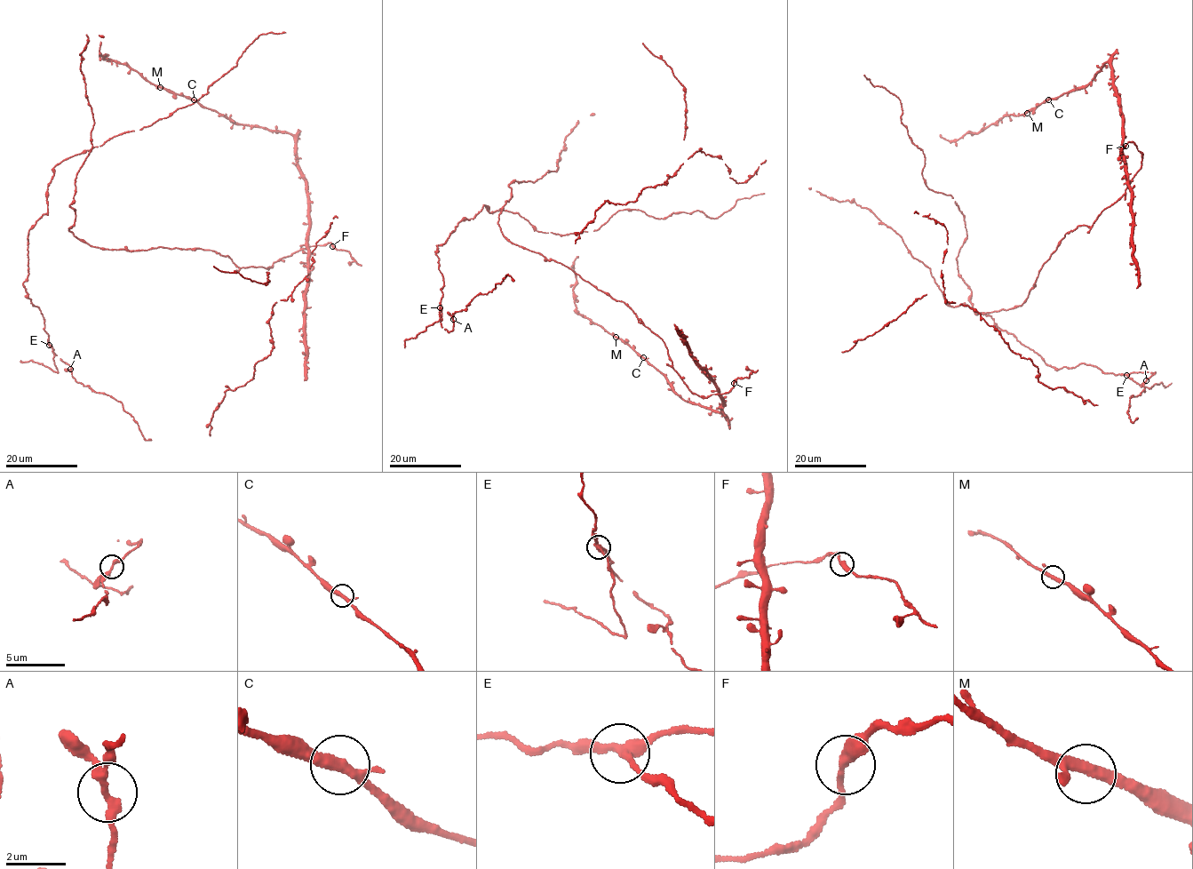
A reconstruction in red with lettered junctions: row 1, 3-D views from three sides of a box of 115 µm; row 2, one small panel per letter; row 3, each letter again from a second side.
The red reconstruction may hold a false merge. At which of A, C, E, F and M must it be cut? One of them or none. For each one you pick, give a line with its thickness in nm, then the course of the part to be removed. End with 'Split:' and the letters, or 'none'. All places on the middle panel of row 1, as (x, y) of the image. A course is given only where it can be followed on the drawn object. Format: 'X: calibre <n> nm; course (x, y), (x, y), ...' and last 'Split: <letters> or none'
E: calibre 300 nm; course (440, 307), (439, 320), (418, 332), (415, 338), (405, 339), (405, 348)
Split: E

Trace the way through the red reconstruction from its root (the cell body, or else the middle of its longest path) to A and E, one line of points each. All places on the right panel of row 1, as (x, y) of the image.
A: (1001, 329), (1010, 332), (1046, 364), (1057, 369), (1076, 367), (1084, 362), (1115, 374), (1154, 372), (1146, 380)
E: (1001, 329), (1010, 332), (1052, 367), (1076, 367), (1084, 362), (1105, 372), (1125, 375)

